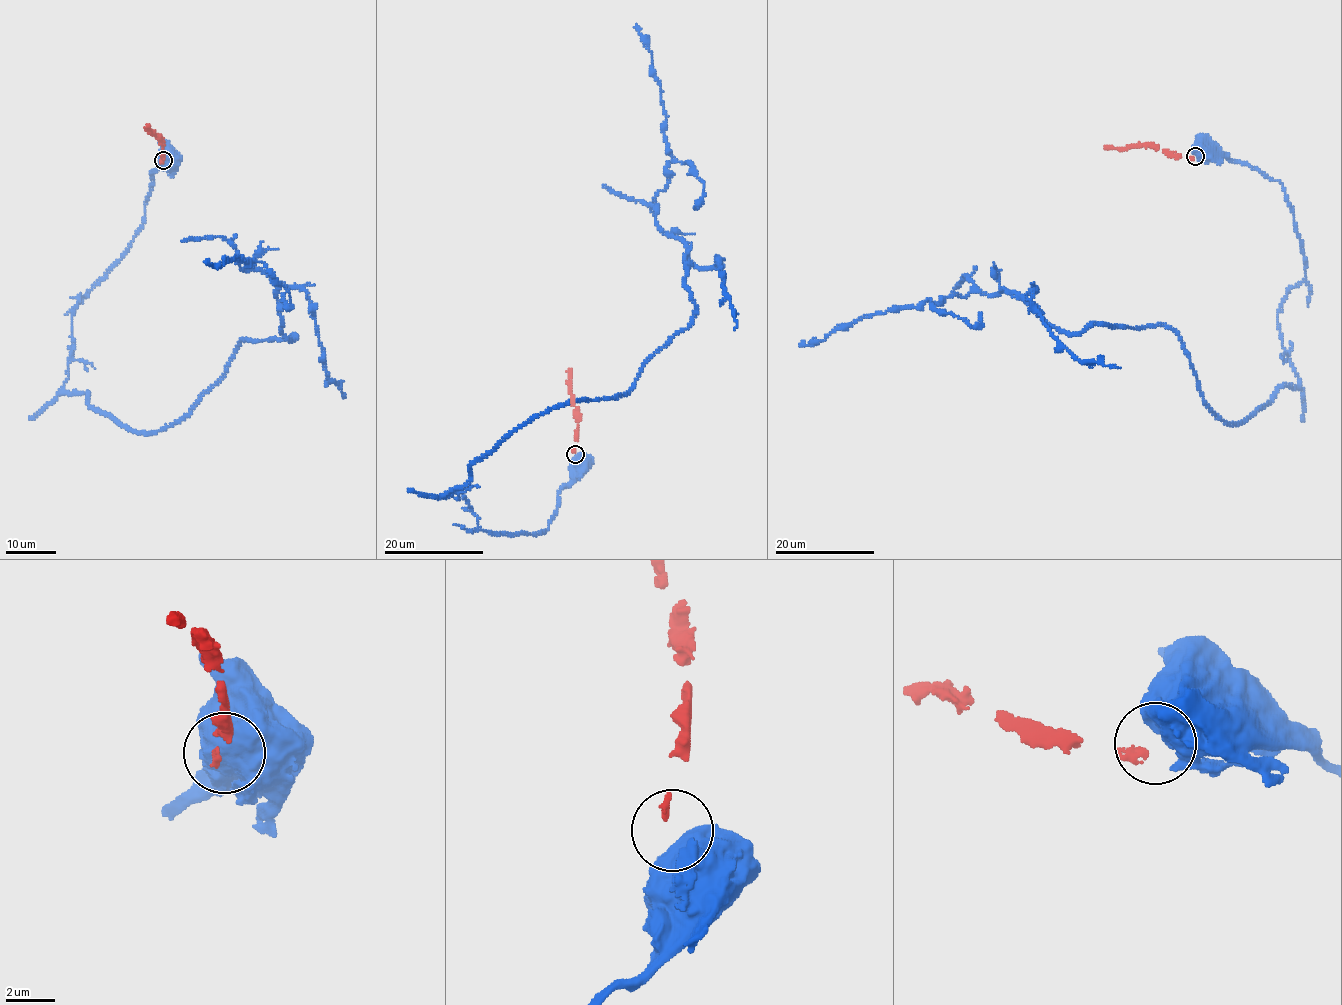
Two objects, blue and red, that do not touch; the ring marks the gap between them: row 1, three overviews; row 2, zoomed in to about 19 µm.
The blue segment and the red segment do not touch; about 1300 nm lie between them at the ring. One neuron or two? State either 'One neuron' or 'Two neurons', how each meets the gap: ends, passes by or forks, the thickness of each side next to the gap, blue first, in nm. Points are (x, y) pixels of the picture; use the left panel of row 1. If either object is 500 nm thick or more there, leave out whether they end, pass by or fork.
Two neurons. Thickness 1050 nm (blue) against 300 nm

